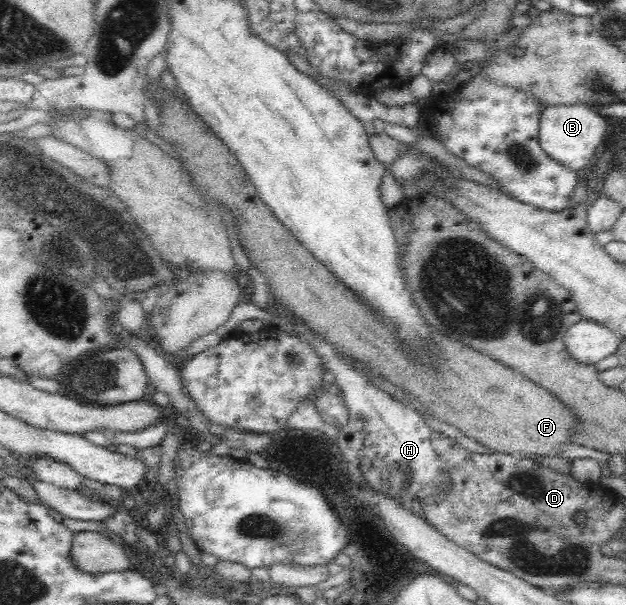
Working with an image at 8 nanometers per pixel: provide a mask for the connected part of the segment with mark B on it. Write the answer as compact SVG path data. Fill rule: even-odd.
M588 105L547 106L540 116L538 143L550 159L584 174L609 133L609 121Z

